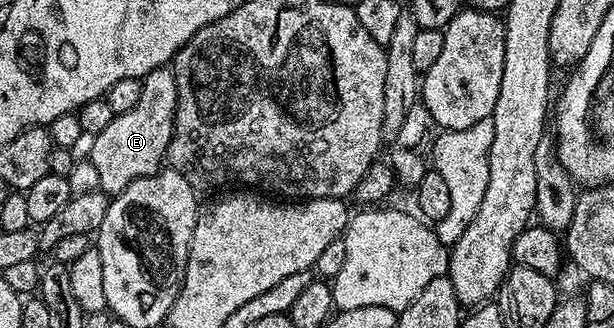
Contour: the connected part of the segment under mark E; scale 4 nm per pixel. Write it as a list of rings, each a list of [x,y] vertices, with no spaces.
[[[171,66],[154,69],[143,78],[142,97],[138,105],[121,115],[113,115],[102,133],[91,136],[90,158],[98,172],[100,190],[109,197],[121,195],[134,181],[156,175],[165,166],[168,146],[174,133],[178,85]]]

